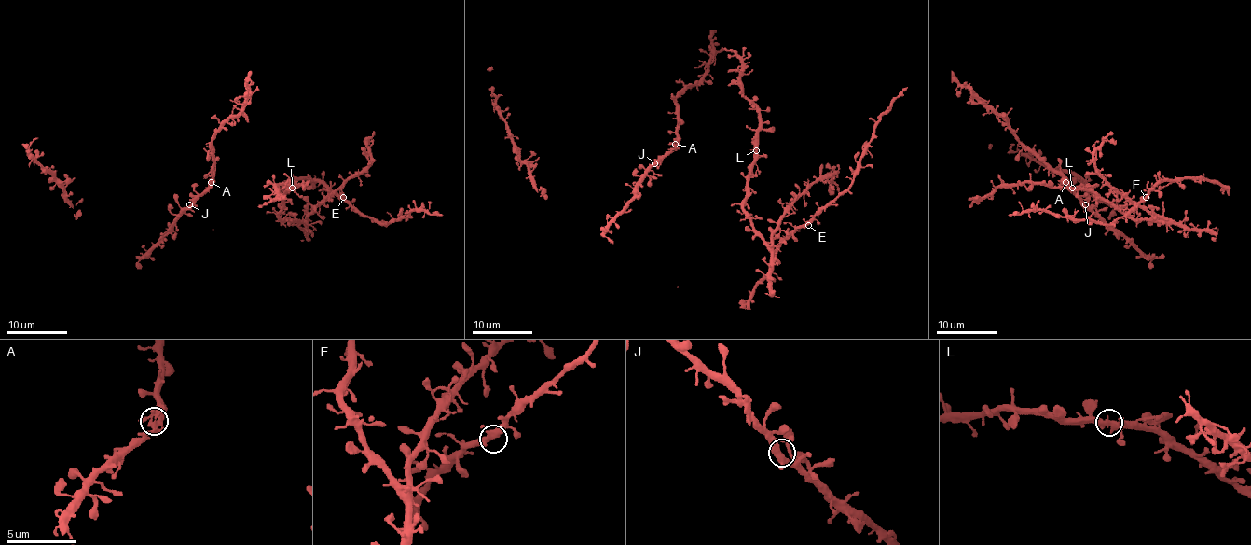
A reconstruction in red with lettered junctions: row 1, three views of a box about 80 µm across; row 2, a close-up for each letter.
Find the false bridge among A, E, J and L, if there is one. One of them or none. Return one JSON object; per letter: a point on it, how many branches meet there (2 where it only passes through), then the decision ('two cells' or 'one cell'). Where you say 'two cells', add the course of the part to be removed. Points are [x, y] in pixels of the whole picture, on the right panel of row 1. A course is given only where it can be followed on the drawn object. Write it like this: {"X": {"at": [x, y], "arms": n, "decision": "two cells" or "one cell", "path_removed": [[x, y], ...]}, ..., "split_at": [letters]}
{"A": {"at": [1065, 182], "arms": 3, "decision": "one cell"}, "E": {"at": [1146, 197], "arms": 3, "decision": "one cell"}, "J": {"at": [1085, 204], "arms": 3, "decision": "one cell"}, "L": {"at": [1072, 188], "arms": 3, "decision": "one cell"}, "split_at": []}

